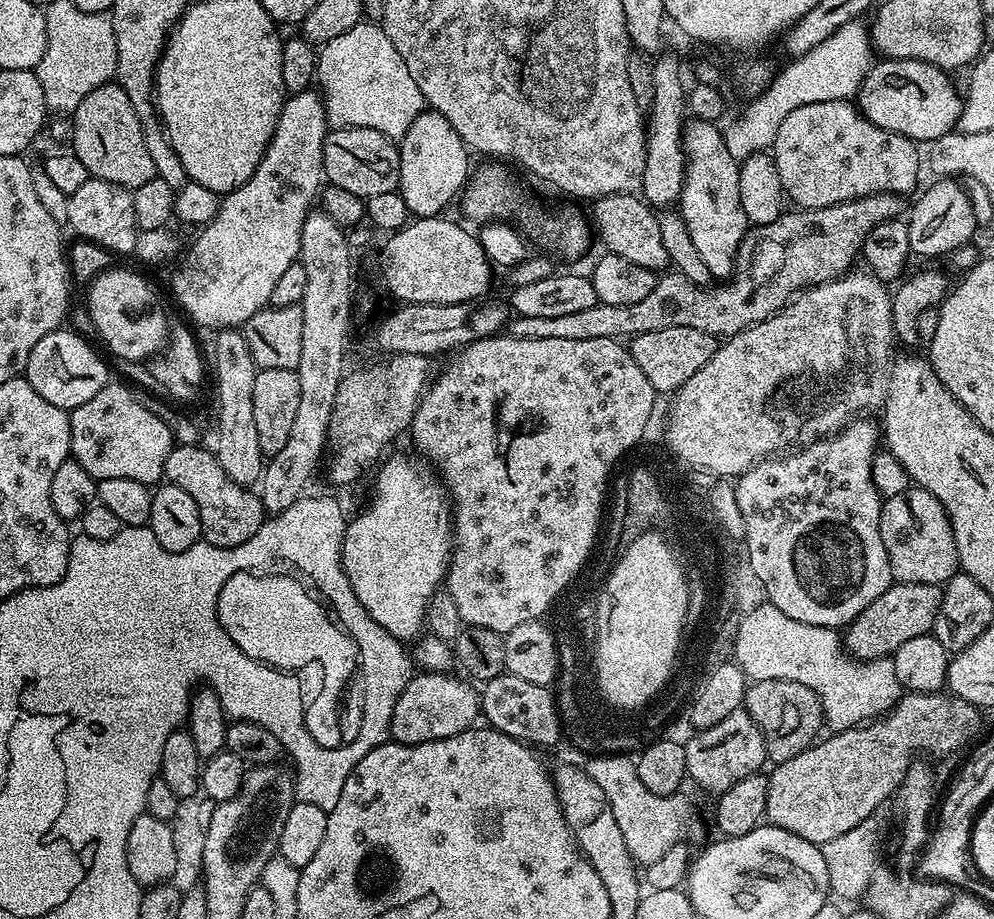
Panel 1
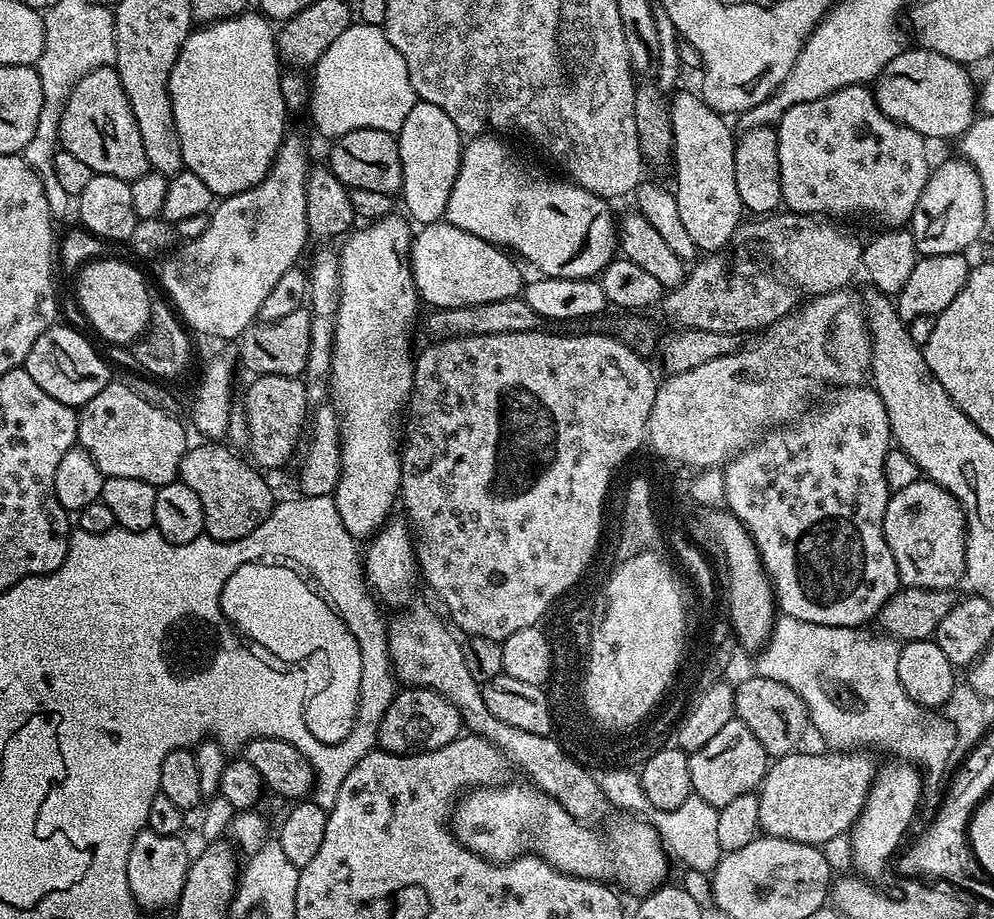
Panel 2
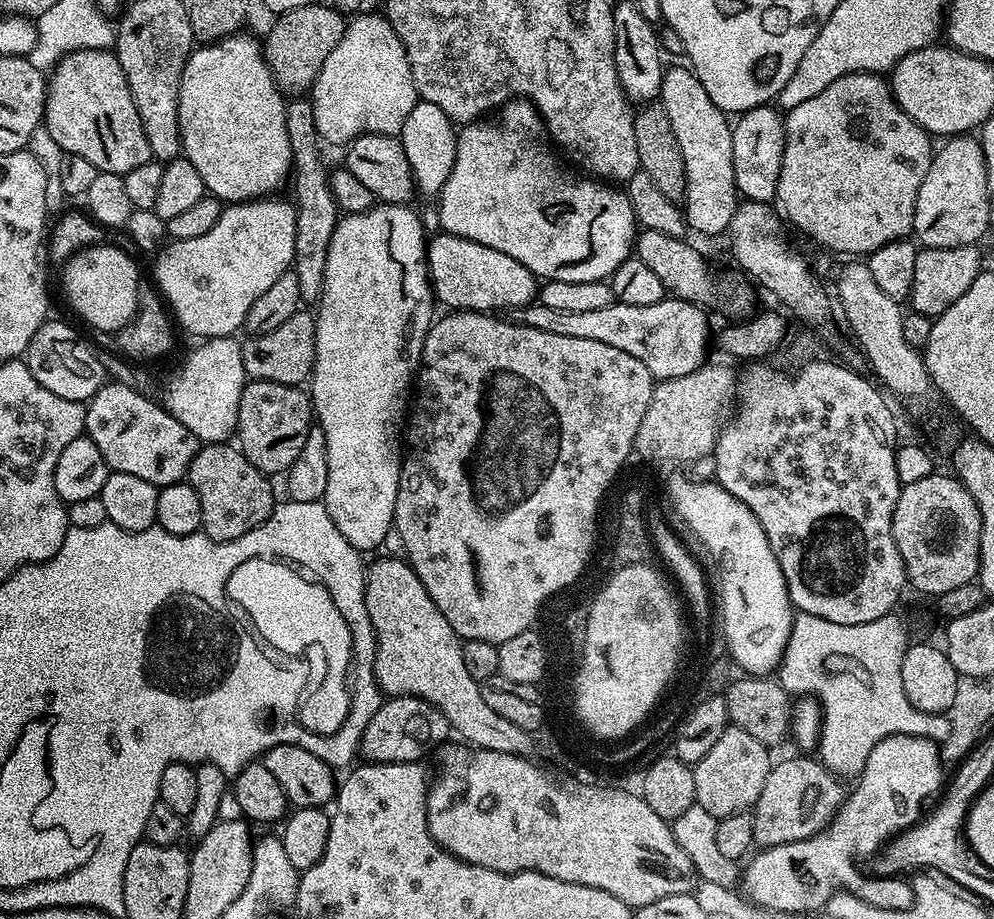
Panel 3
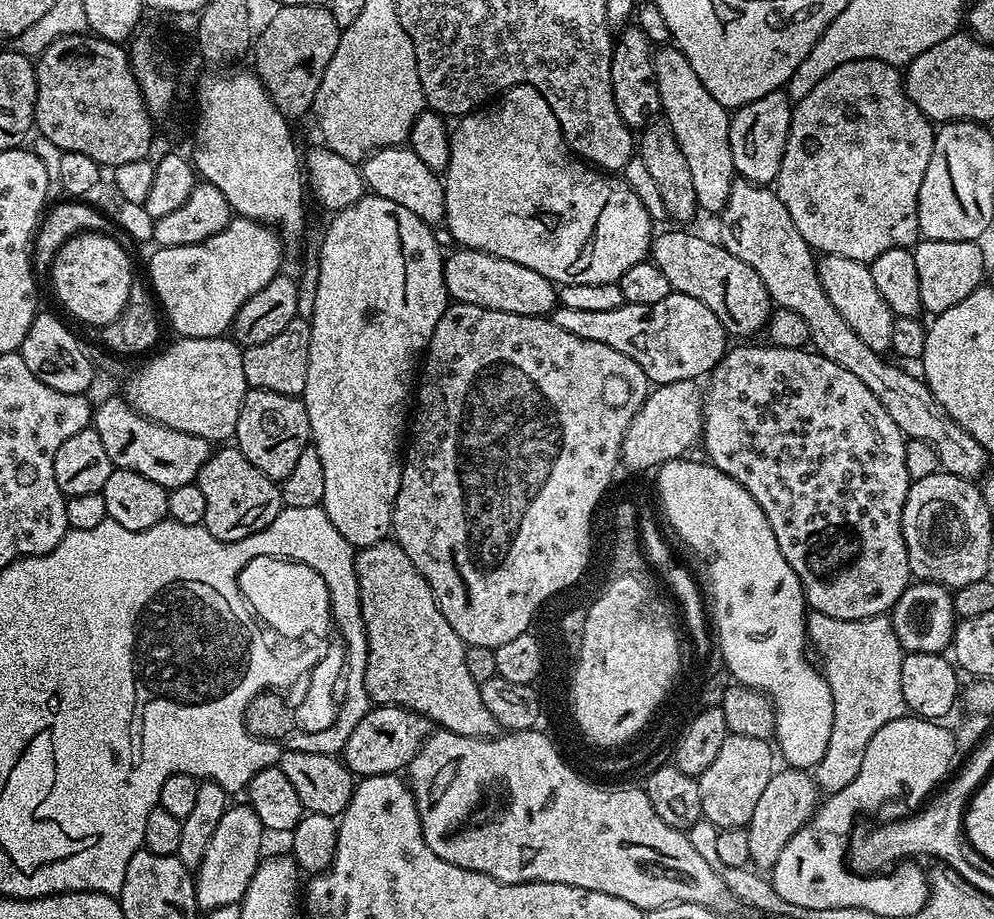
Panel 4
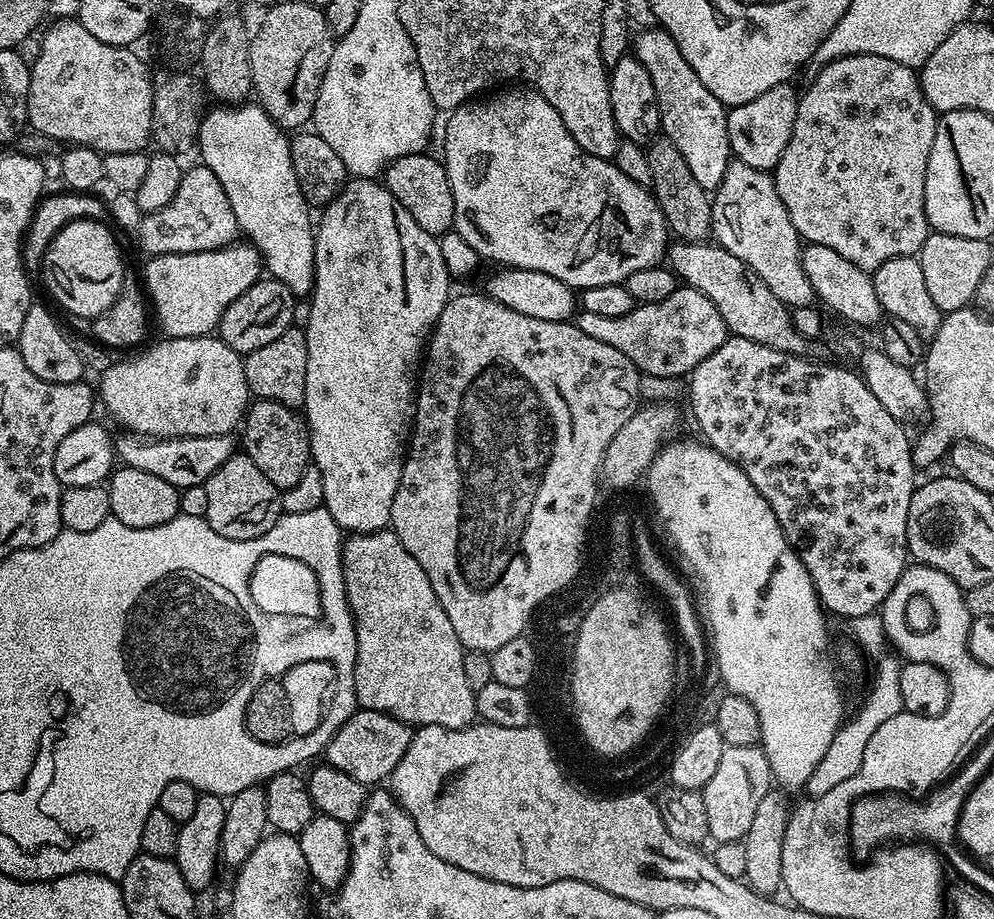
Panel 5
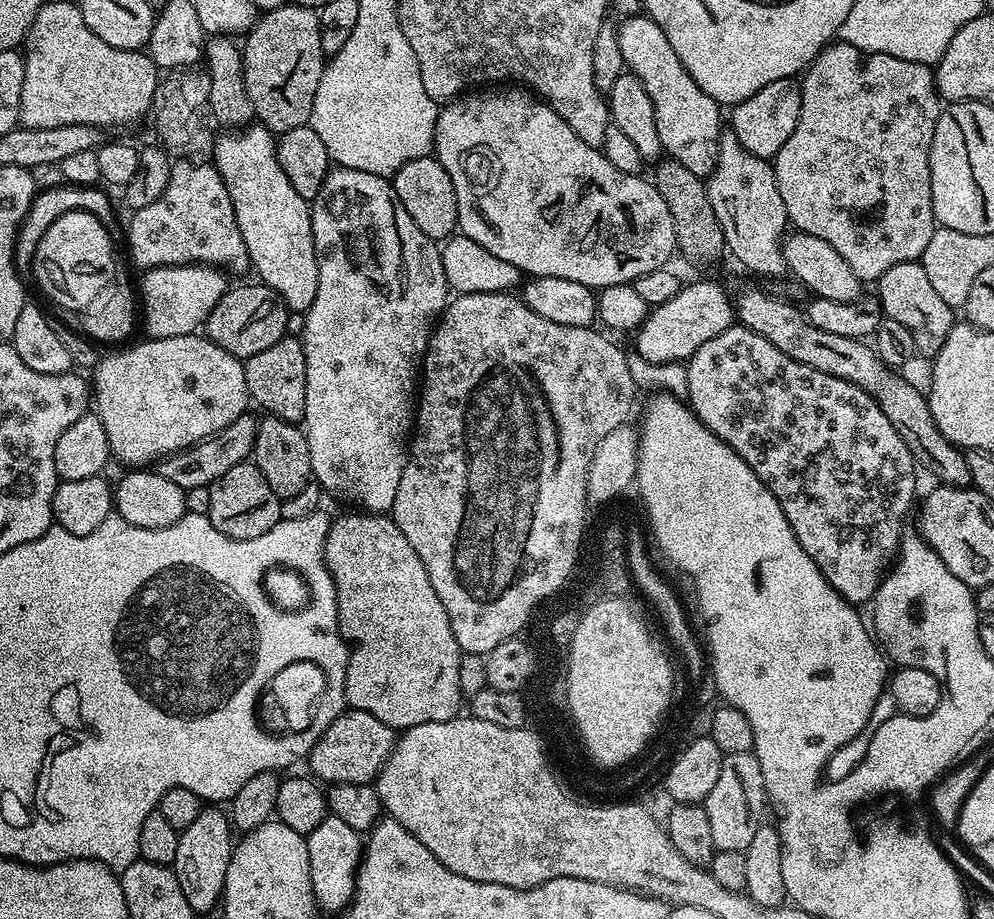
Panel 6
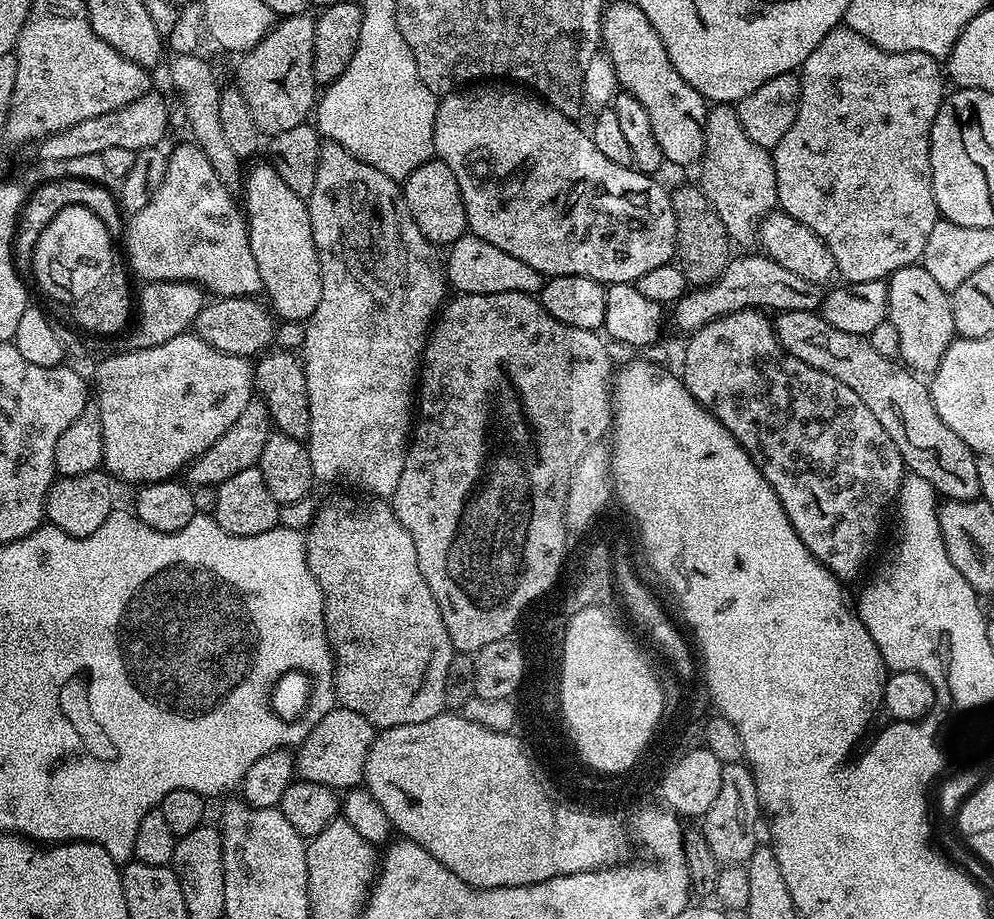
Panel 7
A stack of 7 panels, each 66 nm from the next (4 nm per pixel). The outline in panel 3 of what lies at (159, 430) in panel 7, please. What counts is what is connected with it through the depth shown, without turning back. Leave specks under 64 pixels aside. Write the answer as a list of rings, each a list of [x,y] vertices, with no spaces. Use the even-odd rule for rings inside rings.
[[[213,336],[197,344],[200,345],[173,370],[172,377],[165,382],[162,403],[165,410],[178,418],[178,422],[182,422],[182,426],[186,426],[186,430],[190,430],[197,440],[204,444],[223,444],[236,431],[238,406],[242,402],[242,390],[246,383],[240,353],[242,344],[232,336]]]

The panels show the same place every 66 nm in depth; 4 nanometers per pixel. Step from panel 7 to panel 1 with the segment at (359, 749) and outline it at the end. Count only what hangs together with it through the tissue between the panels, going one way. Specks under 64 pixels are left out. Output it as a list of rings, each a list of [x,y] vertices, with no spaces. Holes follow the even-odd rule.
[[[417,671],[402,690],[394,708],[391,739],[397,744],[421,744],[450,738],[473,727],[482,716],[480,694],[475,687],[471,688],[473,685],[467,679],[459,678],[464,679],[446,672]]]

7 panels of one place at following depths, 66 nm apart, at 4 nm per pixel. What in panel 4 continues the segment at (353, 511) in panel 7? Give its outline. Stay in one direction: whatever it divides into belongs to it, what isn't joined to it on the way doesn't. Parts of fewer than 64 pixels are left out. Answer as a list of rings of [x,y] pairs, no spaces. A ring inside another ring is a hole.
[[[389,538],[374,546],[366,546],[355,553],[356,581],[360,595],[362,622],[368,643],[366,662],[366,690],[373,705],[393,704],[406,710],[414,710],[431,720],[445,732],[463,736],[495,736],[501,731],[500,723],[486,710],[482,703],[480,685],[470,678],[466,666],[466,647],[464,641],[454,634],[454,626],[446,622],[426,578],[418,574],[418,566],[406,558],[406,550]]]

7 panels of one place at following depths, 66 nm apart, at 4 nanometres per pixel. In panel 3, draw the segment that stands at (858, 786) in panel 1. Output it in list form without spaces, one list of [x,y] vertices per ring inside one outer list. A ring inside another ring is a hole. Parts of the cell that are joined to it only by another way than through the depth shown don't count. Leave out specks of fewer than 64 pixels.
[[[792,756],[789,760],[777,759],[762,794],[751,809],[754,838],[761,849],[778,848],[791,840],[810,840],[825,831],[846,799],[841,777],[832,773],[819,759],[808,756]]]

